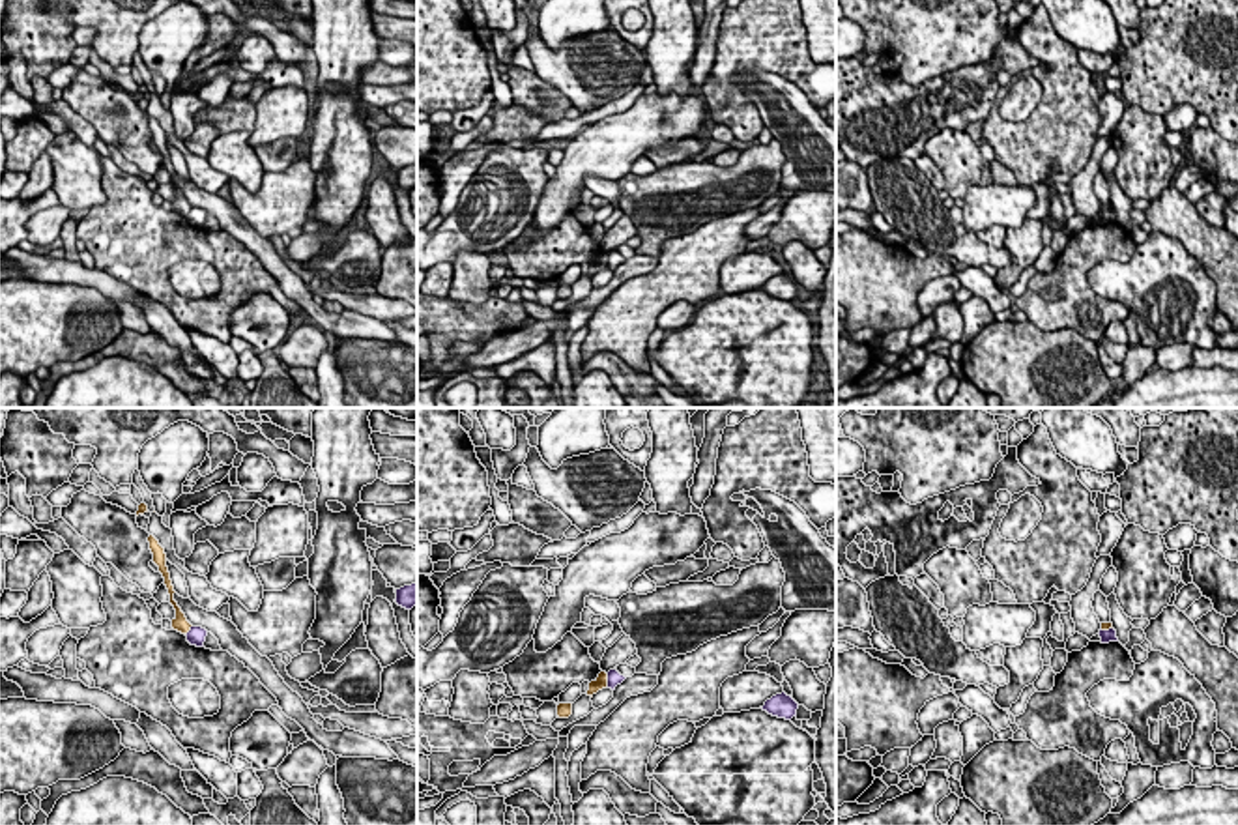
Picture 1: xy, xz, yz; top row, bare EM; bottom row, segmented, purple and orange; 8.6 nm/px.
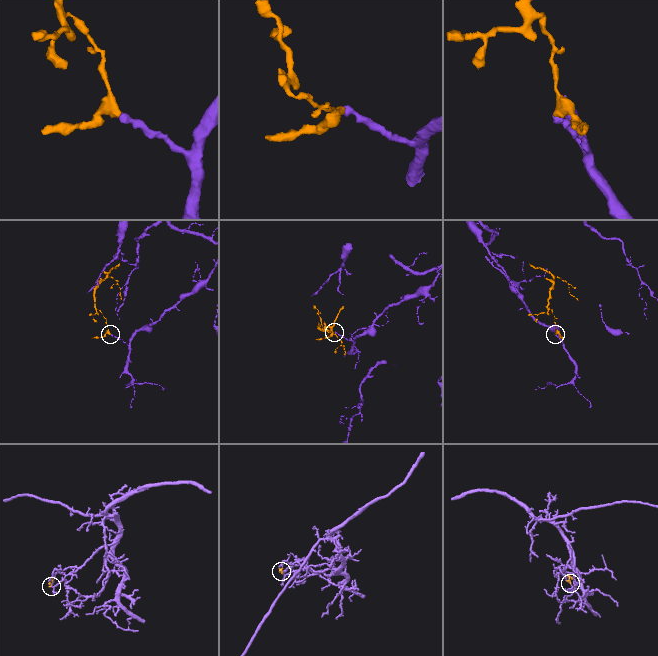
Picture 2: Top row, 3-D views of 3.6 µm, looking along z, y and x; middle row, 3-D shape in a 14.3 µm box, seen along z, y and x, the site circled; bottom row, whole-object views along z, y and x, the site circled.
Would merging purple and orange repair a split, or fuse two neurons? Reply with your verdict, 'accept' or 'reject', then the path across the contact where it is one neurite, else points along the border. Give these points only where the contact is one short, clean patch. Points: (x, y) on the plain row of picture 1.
reject; border xz (606, 255), (608, 266)

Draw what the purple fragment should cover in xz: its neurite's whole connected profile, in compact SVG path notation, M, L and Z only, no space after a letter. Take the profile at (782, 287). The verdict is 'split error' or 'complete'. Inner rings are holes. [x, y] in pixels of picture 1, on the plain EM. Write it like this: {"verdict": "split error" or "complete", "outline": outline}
{"verdict": "complete", "outline": "M782 273L767 281L761 290L772 297L791 301L793 297L797 297L799 284L791 277Z"}

